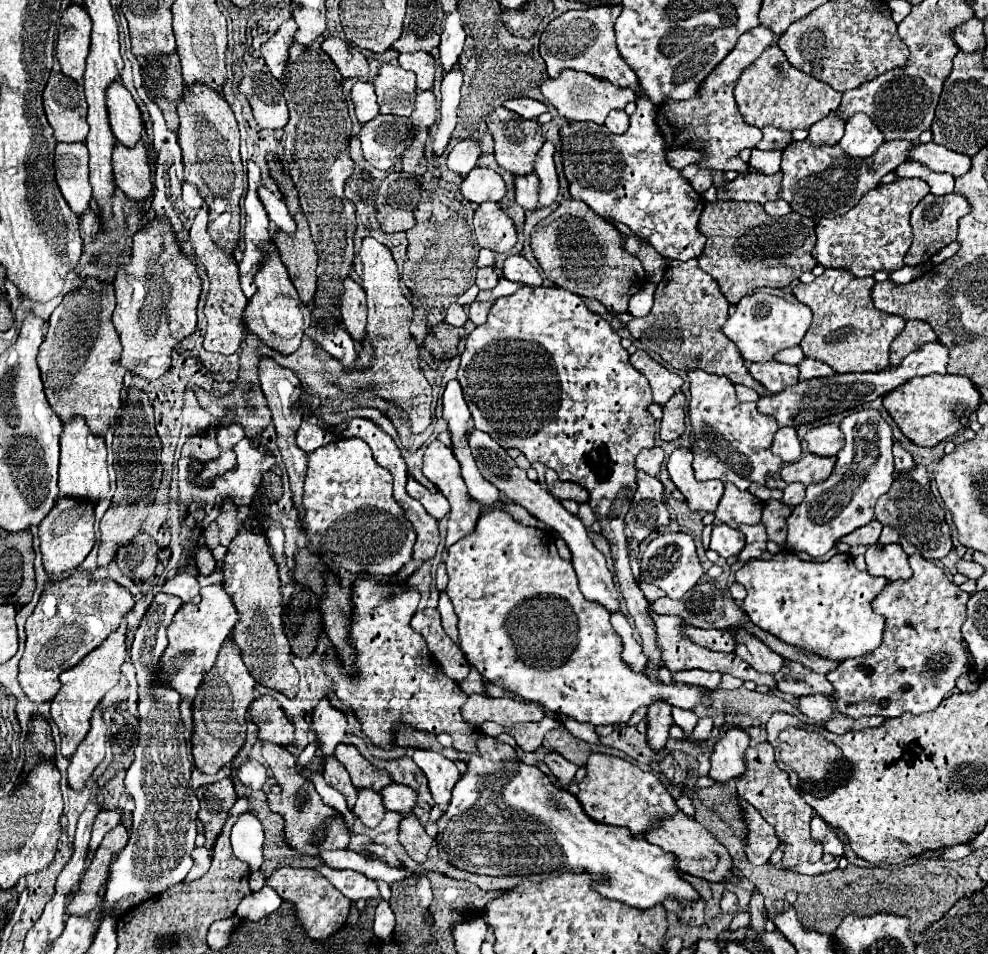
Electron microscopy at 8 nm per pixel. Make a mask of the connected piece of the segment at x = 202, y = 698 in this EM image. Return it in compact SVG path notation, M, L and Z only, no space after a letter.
M225 640L215 666L205 674L201 688L197 690L193 702L193 756L195 766L205 774L215 774L223 764L229 764L245 742L247 730L247 710L255 700L255 680L251 678L249 670L245 668L237 646L233 640Z

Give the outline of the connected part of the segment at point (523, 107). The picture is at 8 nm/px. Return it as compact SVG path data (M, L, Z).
M515 98L515 100L507 100L503 104L507 110L513 110L517 112L519 116L523 118L537 118L539 114L547 112L547 106L543 102L537 102L537 100L531 100L531 98Z

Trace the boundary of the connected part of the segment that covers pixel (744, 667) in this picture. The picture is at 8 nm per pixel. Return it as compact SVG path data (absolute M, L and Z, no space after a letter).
M653 614L653 622L657 626L657 644L663 648L663 664L671 670L671 672L679 672L679 670L691 670L691 668L701 668L701 670L717 670L721 674L733 674L741 680L753 680L755 684L765 684L769 686L771 690L777 688L775 684L775 676L773 674L763 674L763 672L757 672L755 668L751 668L747 662L743 662L737 654L727 654L727 652L713 652L713 650L707 650L703 646L697 646L695 642L687 640L683 634L681 634L681 626L683 626L683 620L679 620L677 616L659 616L659 614Z

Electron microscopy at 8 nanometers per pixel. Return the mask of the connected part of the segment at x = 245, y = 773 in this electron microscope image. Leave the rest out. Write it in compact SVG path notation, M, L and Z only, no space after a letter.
M249 760L237 770L237 778L241 780L243 786L247 786L251 790L261 790L263 784L267 782L267 772L265 772L265 766L261 762Z

